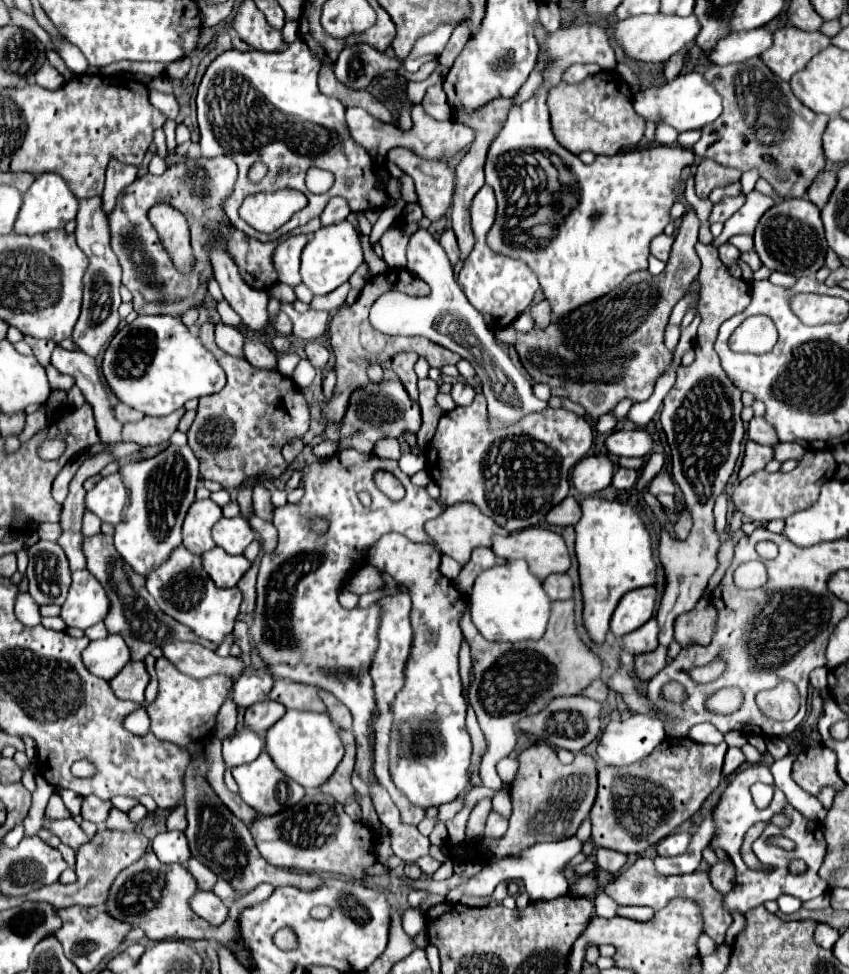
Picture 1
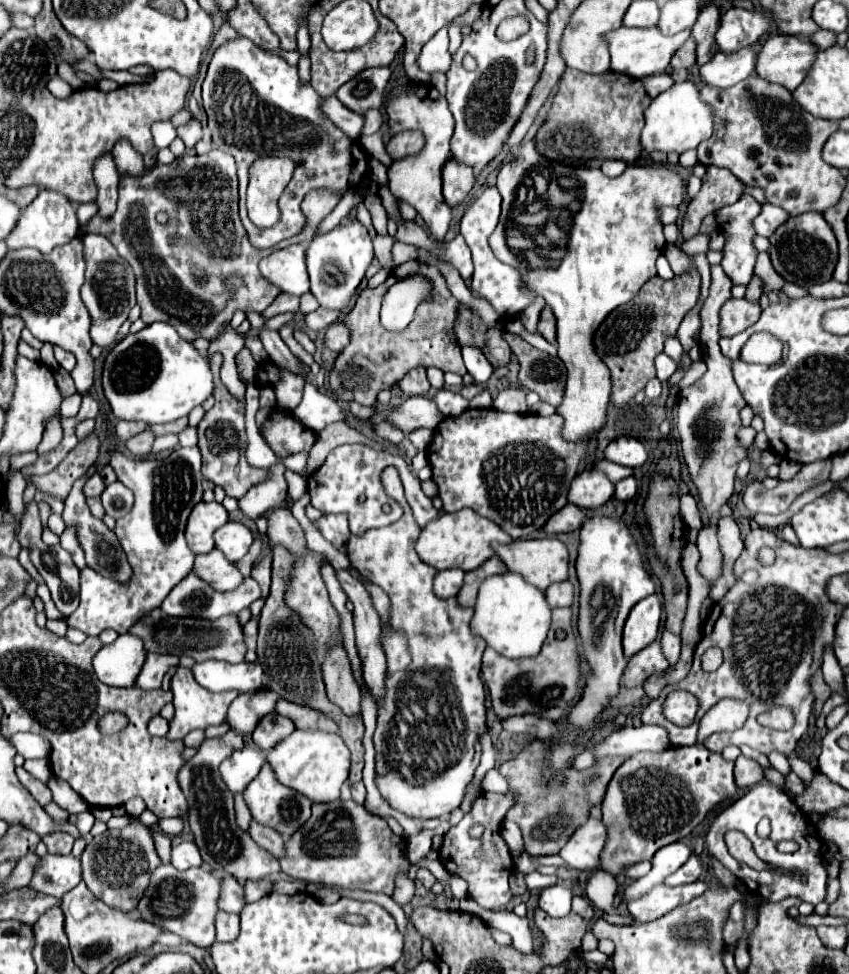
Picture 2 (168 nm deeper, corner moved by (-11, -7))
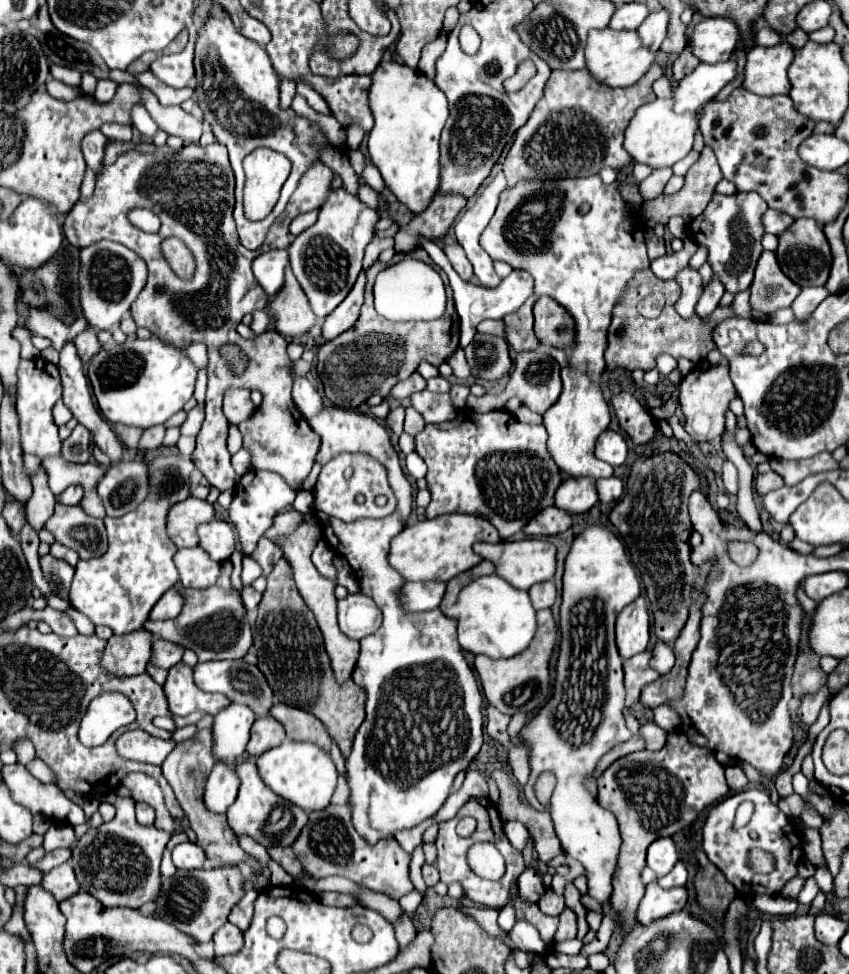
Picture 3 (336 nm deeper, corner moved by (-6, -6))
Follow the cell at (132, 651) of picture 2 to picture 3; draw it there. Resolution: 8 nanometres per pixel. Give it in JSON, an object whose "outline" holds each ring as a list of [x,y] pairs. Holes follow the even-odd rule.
{"outline":[[[144,628],[126,636],[112,636],[106,644],[102,666],[110,674],[134,676],[144,674],[152,656],[152,634]]]}

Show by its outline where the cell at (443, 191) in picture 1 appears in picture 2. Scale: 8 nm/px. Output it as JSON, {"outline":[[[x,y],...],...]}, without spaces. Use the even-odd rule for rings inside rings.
{"outline":[[[397,133],[393,139],[389,139],[387,143],[387,153],[393,159],[403,159],[409,157],[411,153],[419,153],[419,149],[423,149],[425,139],[423,133]]]}

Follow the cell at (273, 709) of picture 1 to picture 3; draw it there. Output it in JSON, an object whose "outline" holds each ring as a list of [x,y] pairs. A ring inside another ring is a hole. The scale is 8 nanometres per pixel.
{"outline":[[[272,716],[256,718],[256,722],[252,726],[252,738],[246,746],[246,752],[250,756],[260,756],[270,748],[280,746],[284,740],[286,740],[286,732],[284,732],[282,724],[278,724],[278,720],[274,720]]]}

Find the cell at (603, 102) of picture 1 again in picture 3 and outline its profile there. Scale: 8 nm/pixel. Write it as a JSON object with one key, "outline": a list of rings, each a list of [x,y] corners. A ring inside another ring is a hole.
{"outline":[[[654,62],[650,70],[632,86],[626,88],[610,88],[606,84],[596,82],[590,72],[584,70],[552,70],[552,76],[546,82],[542,98],[536,102],[530,120],[516,132],[516,140],[504,160],[504,174],[508,178],[508,186],[516,186],[520,180],[562,180],[562,178],[584,178],[594,176],[598,170],[610,166],[620,170],[632,162],[630,154],[624,150],[624,130],[634,116],[636,108],[644,102],[652,102],[656,96],[652,92],[652,84],[662,76],[662,68]]]}

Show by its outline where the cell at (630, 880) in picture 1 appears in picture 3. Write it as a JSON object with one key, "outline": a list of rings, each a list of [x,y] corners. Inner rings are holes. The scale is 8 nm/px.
{"outline":[[[656,882],[646,886],[646,894],[638,908],[638,922],[648,926],[654,920],[660,920],[662,916],[668,916],[672,912],[678,912],[686,906],[688,892],[686,888],[670,888],[664,890]]]}

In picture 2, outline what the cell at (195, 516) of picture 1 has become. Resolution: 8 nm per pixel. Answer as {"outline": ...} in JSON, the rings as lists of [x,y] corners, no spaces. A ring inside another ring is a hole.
{"outline":[[[217,501],[197,503],[195,509],[191,511],[191,519],[189,519],[187,531],[185,531],[189,549],[195,555],[213,551],[215,549],[213,533],[227,521],[229,521],[229,513],[225,511],[225,507],[221,503],[217,503]]]}

